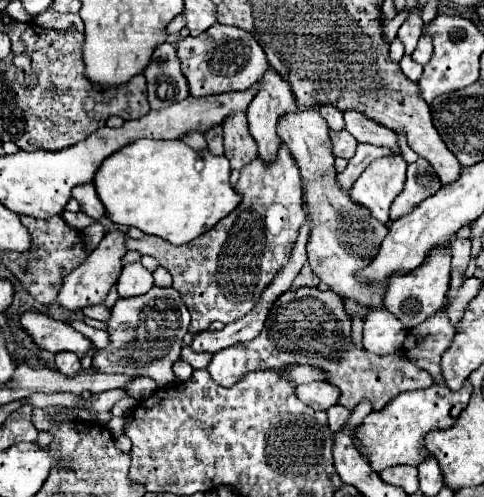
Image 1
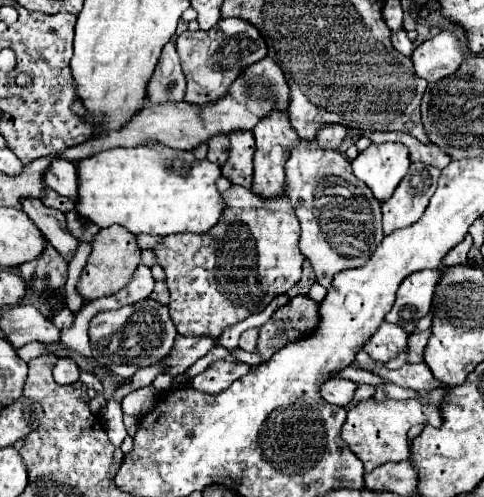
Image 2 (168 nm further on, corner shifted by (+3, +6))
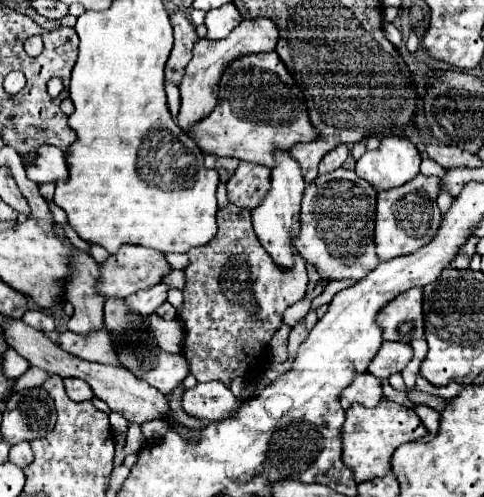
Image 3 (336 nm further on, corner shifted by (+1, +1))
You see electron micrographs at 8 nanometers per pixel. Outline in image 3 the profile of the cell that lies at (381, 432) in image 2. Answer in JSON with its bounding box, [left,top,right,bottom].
[341,401,427,481]

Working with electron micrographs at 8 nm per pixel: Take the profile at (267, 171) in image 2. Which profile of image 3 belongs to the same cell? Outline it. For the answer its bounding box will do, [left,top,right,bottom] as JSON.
[251,151,305,269]

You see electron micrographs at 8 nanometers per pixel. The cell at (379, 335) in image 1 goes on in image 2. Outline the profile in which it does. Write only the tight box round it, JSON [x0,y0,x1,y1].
[363,322,409,362]

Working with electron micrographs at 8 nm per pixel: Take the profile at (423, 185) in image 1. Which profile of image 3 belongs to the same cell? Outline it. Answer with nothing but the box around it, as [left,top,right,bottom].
[375,175,441,261]

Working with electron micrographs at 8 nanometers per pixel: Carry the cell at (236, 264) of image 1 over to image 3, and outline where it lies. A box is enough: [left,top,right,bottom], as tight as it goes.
[179,203,307,387]

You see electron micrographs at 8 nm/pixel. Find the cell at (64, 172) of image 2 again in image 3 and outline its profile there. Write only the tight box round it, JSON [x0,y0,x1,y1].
[23,147,69,183]

